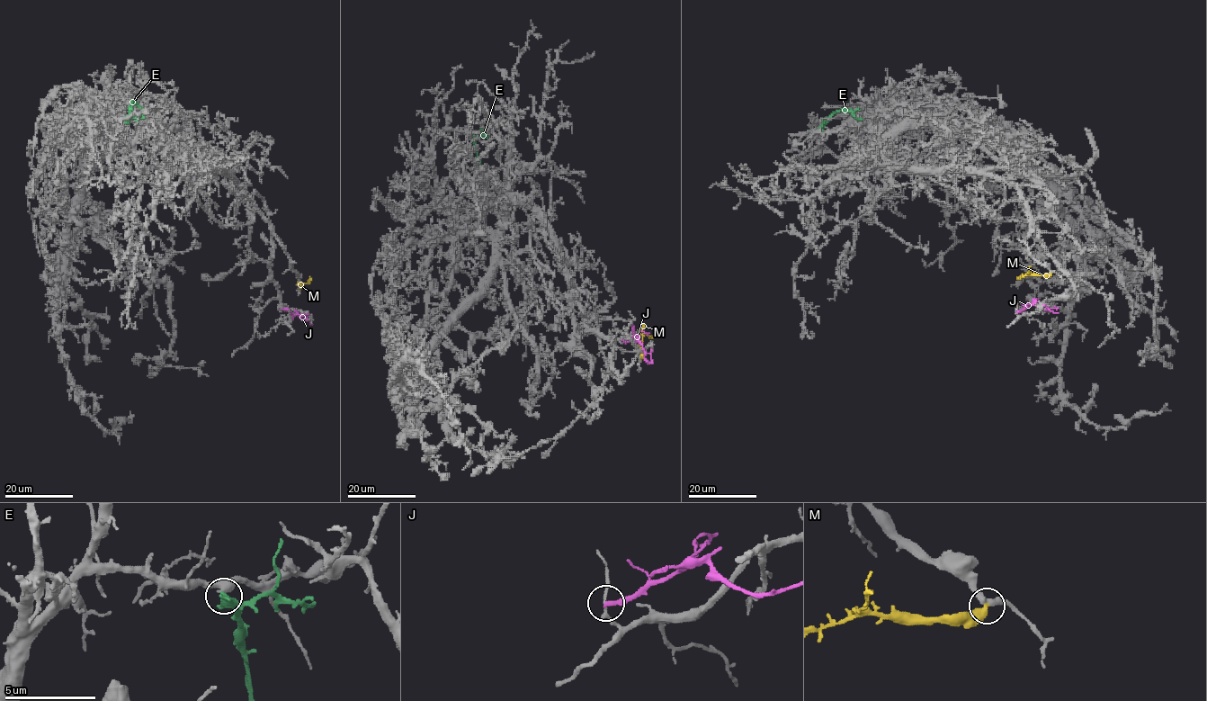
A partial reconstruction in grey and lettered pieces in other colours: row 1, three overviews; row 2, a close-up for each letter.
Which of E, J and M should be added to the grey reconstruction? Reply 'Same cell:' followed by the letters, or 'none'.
Same cell: M

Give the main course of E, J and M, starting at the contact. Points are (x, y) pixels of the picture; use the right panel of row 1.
E: (821, 129), (834, 113), (840, 111), (849, 111), (861, 119)
J: (1016, 311), (1036, 304), (1058, 313)
M: (1051, 273), (1032, 275), (1028, 274), (1030, 266)

